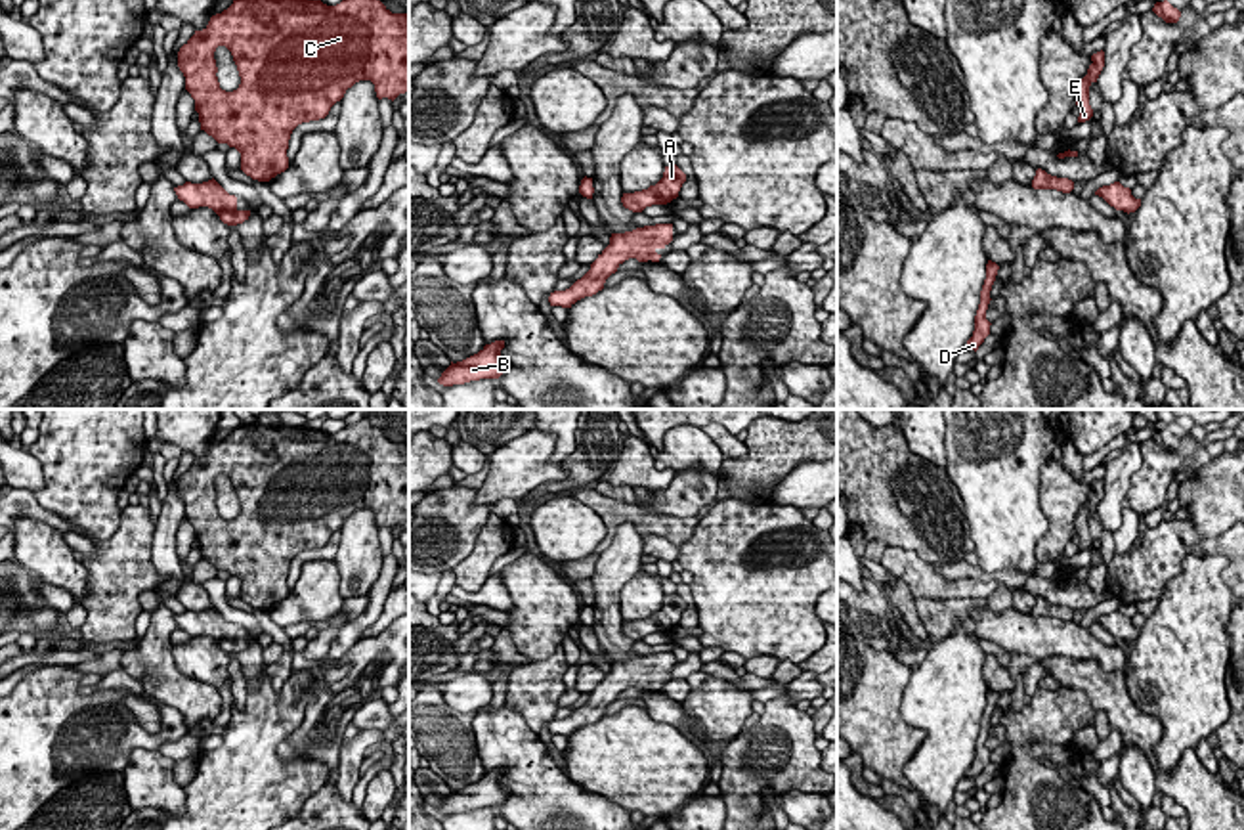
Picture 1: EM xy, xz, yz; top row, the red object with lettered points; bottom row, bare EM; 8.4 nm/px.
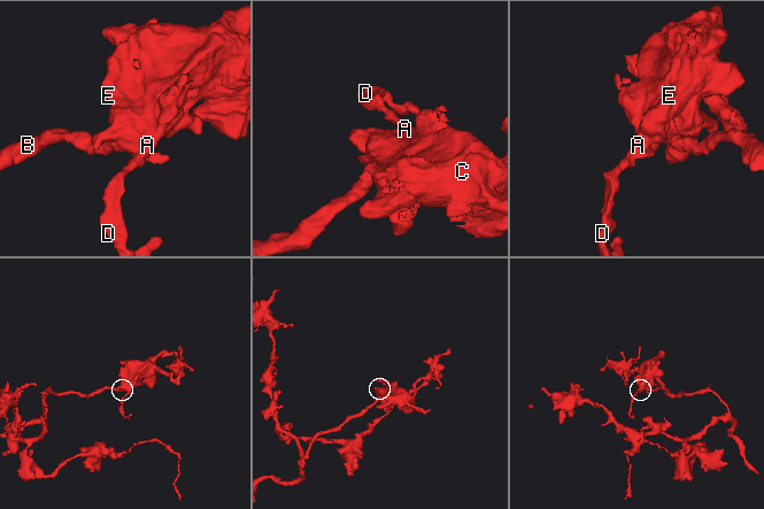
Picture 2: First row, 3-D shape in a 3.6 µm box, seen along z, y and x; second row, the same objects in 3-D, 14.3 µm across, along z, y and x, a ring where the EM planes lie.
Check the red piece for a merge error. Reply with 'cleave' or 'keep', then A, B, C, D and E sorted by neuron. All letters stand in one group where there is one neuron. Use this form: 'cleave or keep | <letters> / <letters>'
keep | A B C D E

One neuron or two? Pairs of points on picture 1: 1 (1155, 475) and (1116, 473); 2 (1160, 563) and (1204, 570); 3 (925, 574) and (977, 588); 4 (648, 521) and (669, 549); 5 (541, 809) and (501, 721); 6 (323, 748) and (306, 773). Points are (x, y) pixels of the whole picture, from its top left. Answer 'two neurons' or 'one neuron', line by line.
1: two neurons
2: two neurons
3: one neuron
4: two neurons
5: one neuron
6: two neurons

